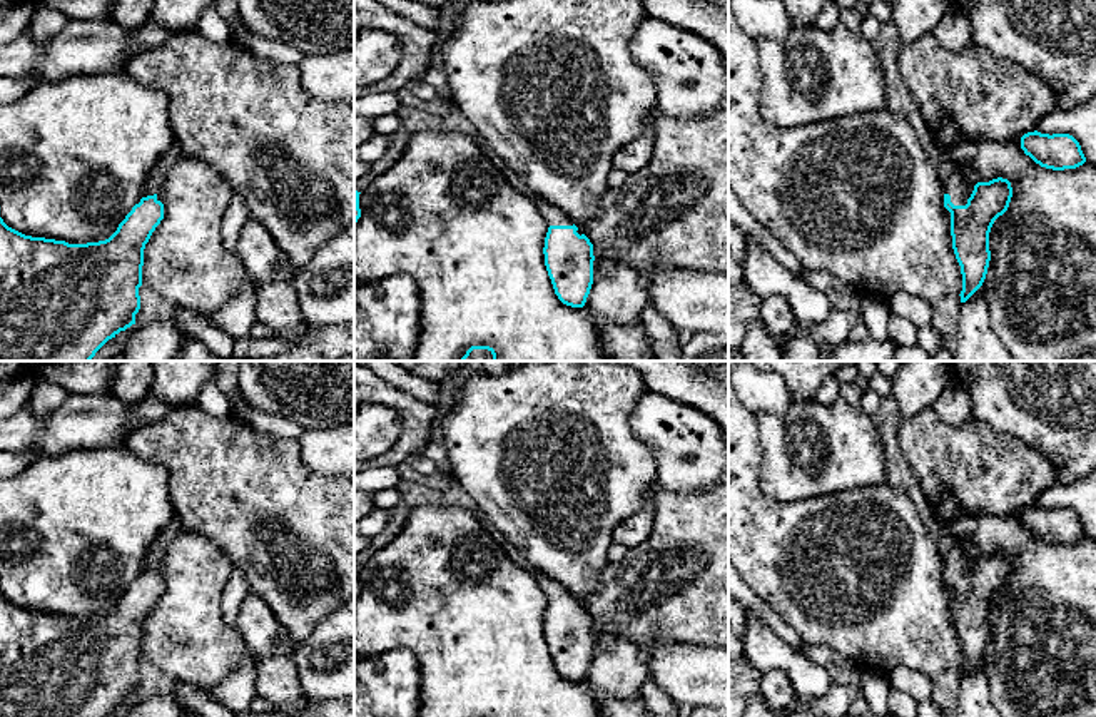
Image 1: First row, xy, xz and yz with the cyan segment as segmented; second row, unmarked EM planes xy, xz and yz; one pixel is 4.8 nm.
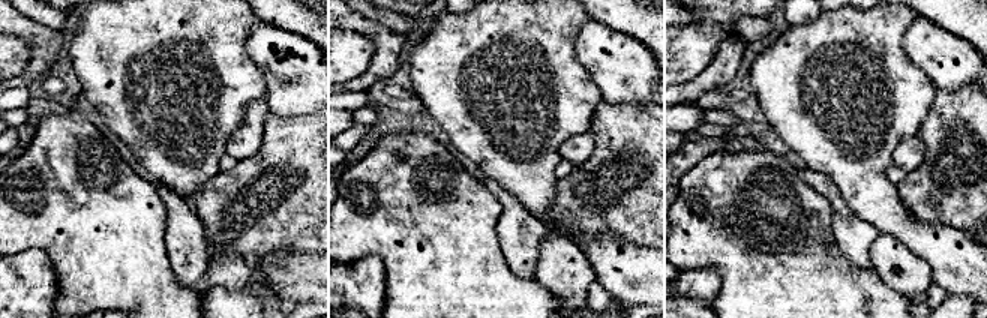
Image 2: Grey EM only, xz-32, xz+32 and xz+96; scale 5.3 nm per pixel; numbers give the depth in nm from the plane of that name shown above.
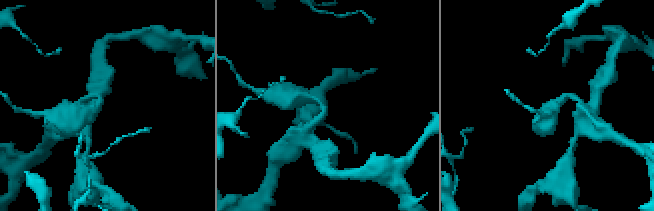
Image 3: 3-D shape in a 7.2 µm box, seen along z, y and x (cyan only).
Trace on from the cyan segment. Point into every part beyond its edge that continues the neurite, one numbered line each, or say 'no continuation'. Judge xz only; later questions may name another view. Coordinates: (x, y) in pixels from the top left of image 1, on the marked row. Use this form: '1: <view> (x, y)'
1: xz (553, 216)

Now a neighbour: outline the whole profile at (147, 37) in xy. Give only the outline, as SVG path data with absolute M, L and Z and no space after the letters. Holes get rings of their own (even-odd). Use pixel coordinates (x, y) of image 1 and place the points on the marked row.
M142 25L132 33L132 57L135 57L139 52L164 45L172 35L175 35L175 32L167 28Z

